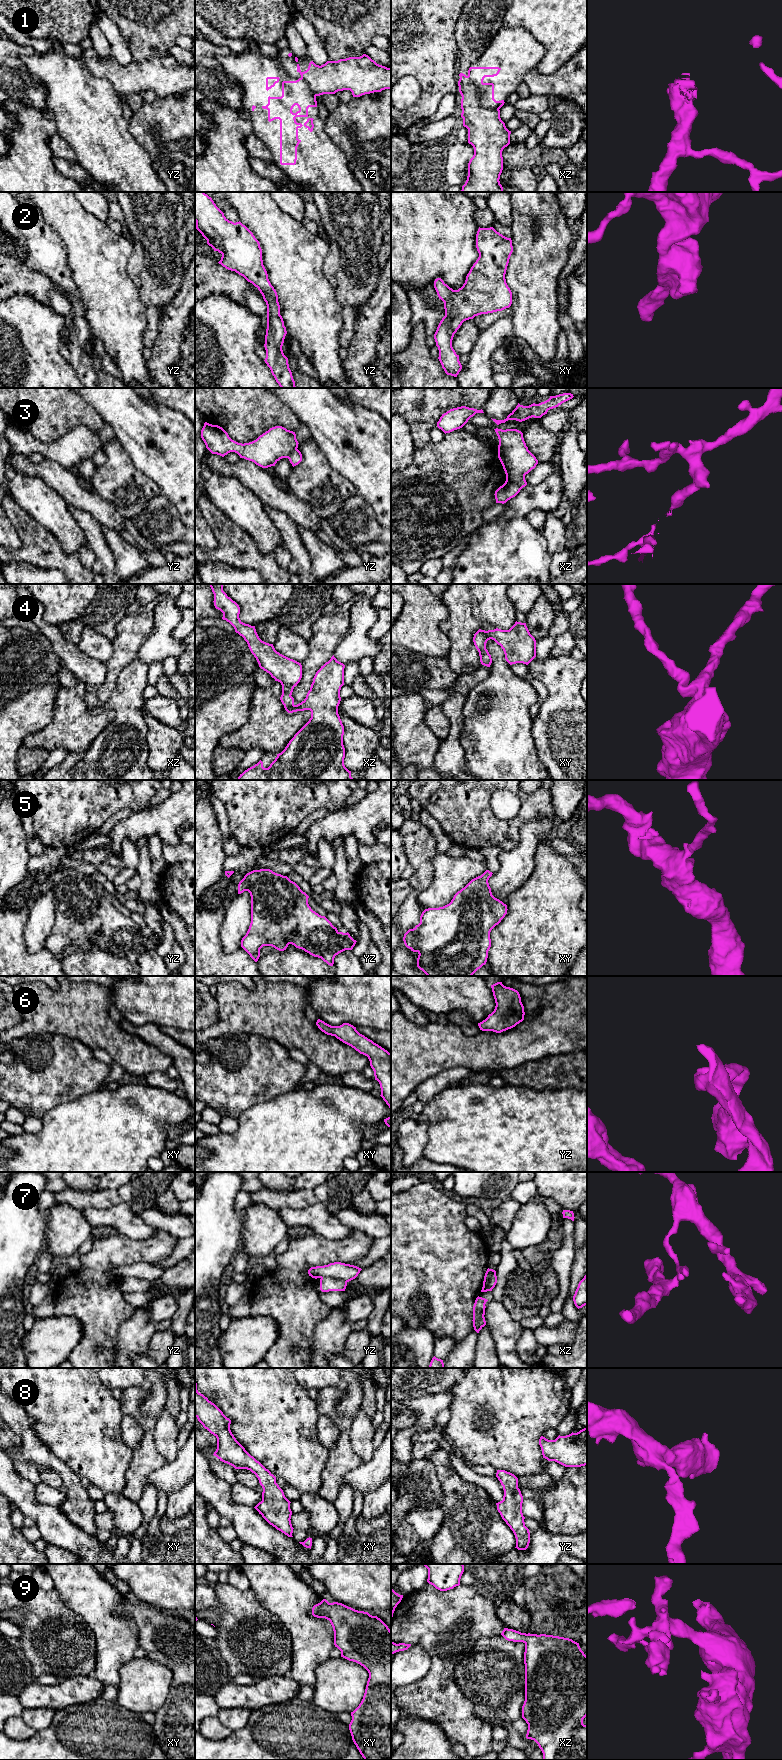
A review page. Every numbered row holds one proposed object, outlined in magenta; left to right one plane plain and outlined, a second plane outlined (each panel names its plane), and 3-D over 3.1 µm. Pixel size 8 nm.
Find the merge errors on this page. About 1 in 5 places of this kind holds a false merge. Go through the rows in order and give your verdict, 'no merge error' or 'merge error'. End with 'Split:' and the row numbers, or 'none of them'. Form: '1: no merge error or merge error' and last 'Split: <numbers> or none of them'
1: merge error
2: no merge error
3: merge error
4: no merge error
5: no merge error
6: no merge error
7: merge error
8: no merge error
9: no merge error
Split: 1, 3, 7

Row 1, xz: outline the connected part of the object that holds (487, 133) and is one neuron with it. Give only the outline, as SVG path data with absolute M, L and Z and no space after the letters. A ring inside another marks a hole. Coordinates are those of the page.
M459 74L463 126L468 129L468 143L474 148L474 155L468 163L468 176L461 192L503 192L500 175L503 170L502 151L510 144L510 134L500 118L500 110L486 108L481 104L478 90L468 76Z

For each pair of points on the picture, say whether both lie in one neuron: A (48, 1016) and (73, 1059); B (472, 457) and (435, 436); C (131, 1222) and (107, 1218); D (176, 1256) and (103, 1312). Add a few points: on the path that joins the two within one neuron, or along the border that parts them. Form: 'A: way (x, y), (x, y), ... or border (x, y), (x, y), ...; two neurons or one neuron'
A: border (36, 1033), (62, 1034), (81, 1042); two neurons
B: border (445, 434), (441, 440), (431, 442); two neurons
C: way (125, 1221), (122, 1218), (113, 1218); one neuron
D: border (175, 1246), (167, 1256), (154, 1264); two neurons

